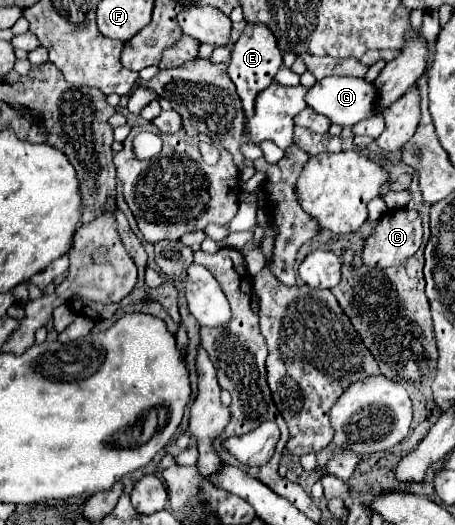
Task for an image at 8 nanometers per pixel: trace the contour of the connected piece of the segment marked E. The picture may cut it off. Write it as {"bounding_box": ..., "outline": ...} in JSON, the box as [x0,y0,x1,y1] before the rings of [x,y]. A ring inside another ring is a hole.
{"bounding_box":[228,25,282,117],"outline":[[[246,25],[240,39],[232,47],[232,57],[230,57],[230,65],[228,65],[230,79],[234,81],[236,91],[242,99],[246,117],[252,117],[252,105],[256,101],[256,93],[264,91],[274,81],[274,75],[278,73],[280,65],[282,65],[282,53],[280,53],[280,49],[276,45],[276,37],[270,33],[270,29],[264,25]]]}

